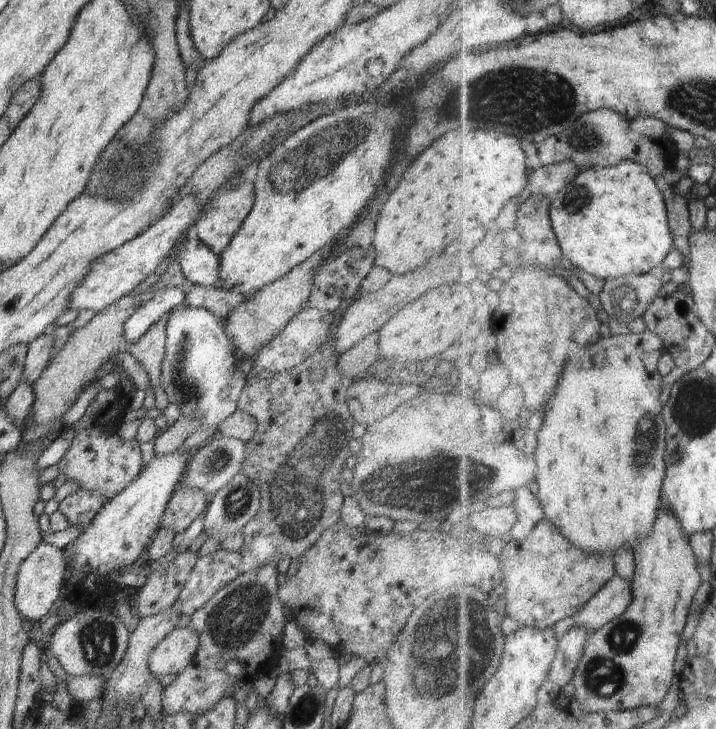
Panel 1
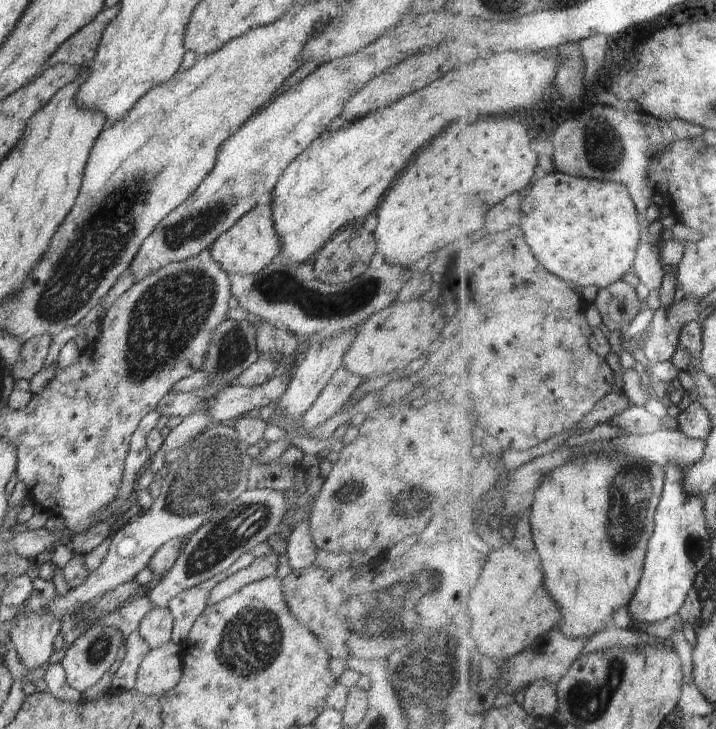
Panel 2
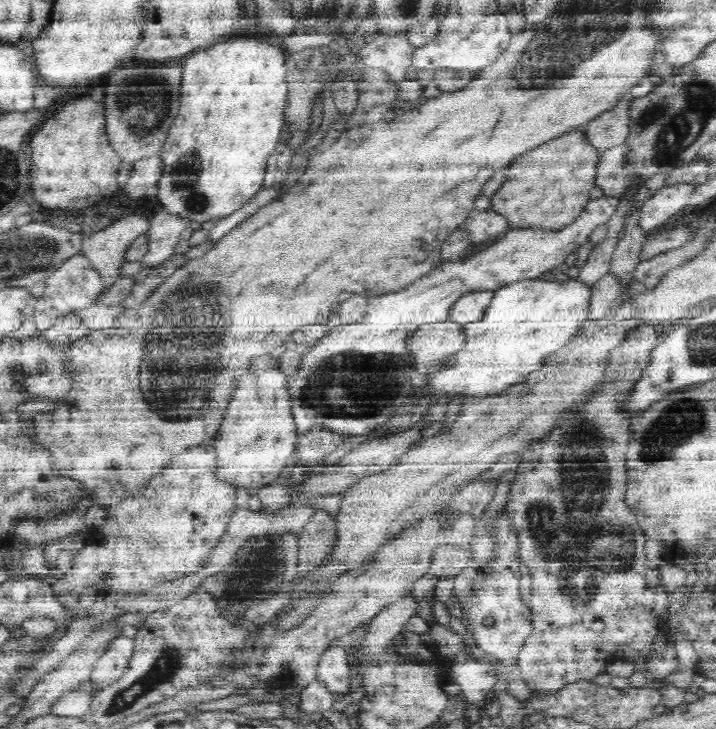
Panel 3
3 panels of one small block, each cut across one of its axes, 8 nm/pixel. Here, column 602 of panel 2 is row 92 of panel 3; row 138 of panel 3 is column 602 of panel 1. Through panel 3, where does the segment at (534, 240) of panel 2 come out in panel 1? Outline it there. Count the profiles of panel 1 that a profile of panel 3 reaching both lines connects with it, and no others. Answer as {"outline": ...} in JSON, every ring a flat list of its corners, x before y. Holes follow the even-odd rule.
{"outline":[[622,161,614,166,582,170,577,179,561,190,553,200,551,217,564,256,575,266,604,280,658,272,662,262,675,248,675,234,661,180,655,178,645,164,636,161]]}

